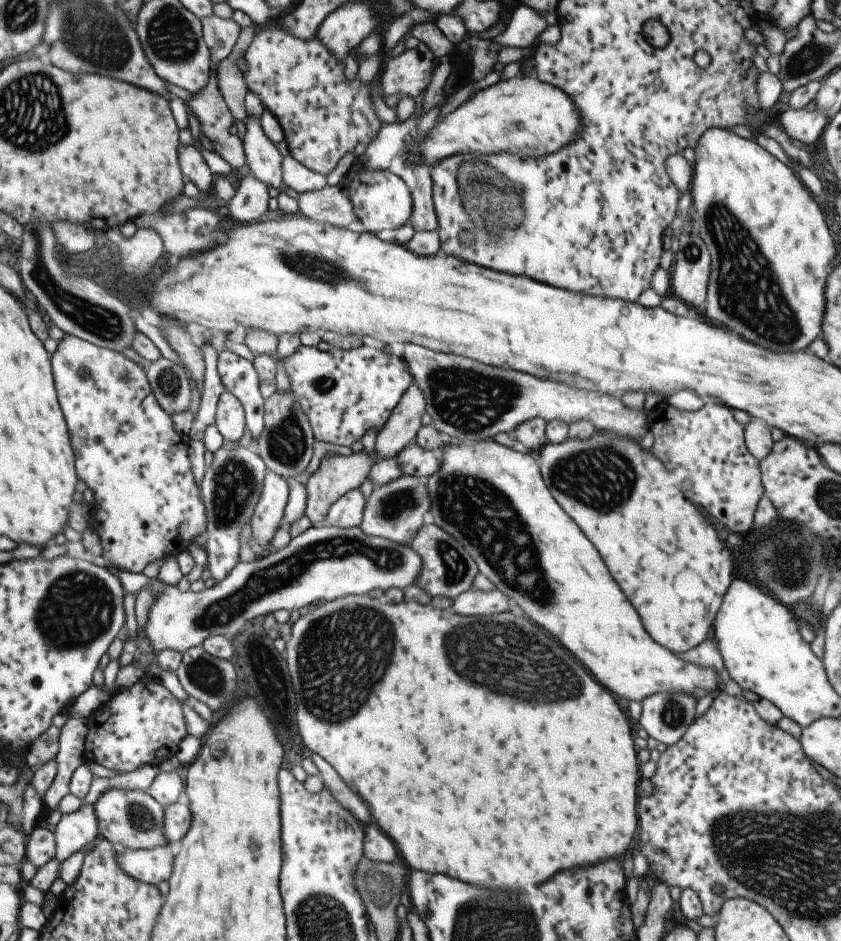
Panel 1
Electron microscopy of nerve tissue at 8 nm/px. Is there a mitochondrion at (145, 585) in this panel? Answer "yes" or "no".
no

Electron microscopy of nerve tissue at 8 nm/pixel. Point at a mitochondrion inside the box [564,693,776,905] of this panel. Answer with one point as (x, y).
(673, 714)

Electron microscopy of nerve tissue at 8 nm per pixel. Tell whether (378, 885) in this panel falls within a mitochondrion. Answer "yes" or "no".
yes

